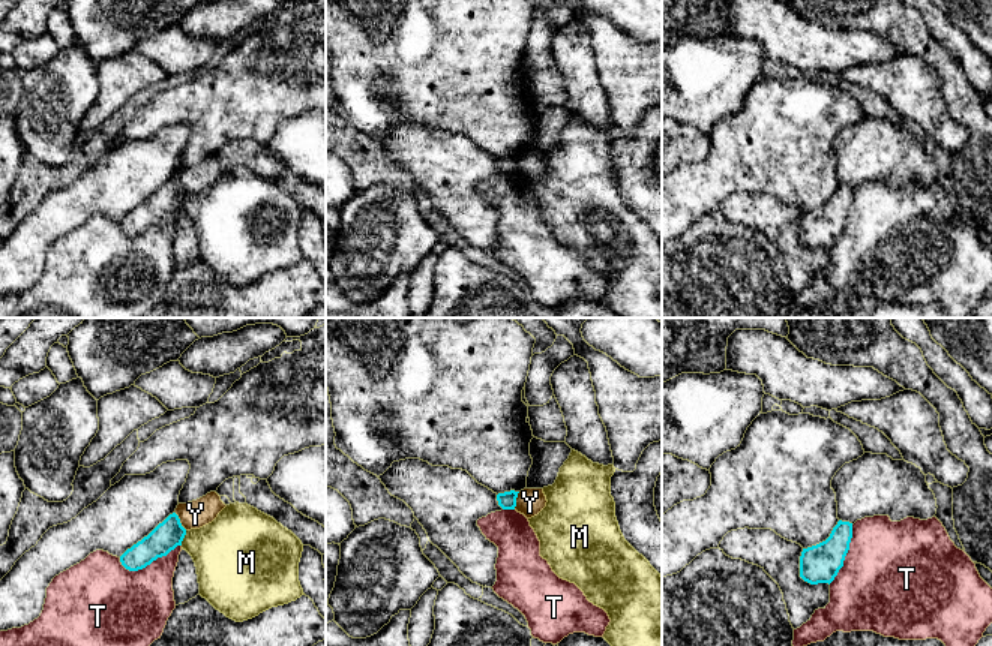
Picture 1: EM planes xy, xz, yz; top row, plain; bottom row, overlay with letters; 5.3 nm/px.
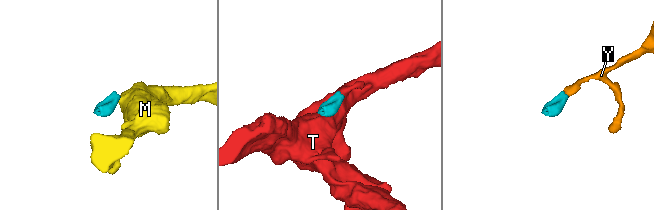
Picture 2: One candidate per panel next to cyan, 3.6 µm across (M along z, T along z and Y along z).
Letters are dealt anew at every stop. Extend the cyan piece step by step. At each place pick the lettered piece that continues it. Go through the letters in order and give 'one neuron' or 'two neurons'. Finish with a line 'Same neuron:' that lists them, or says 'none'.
M: two neurons
T: two neurons
Y: two neurons
Same neuron: none

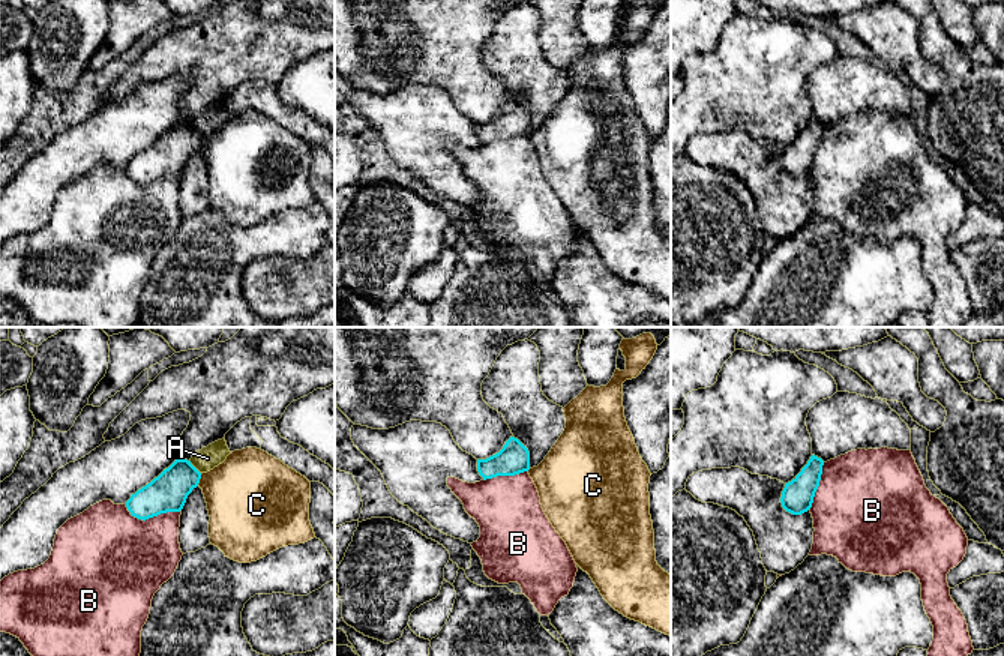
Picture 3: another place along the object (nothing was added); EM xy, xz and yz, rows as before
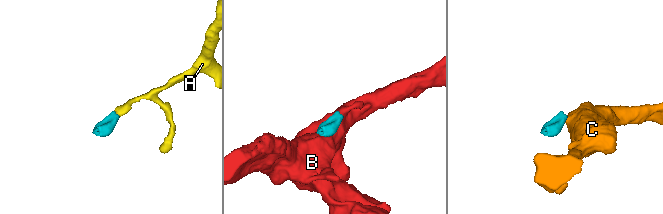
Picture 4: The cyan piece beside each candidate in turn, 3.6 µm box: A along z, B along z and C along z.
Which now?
A: two neurons
B: two neurons
C: two neurons
Same neuron: none

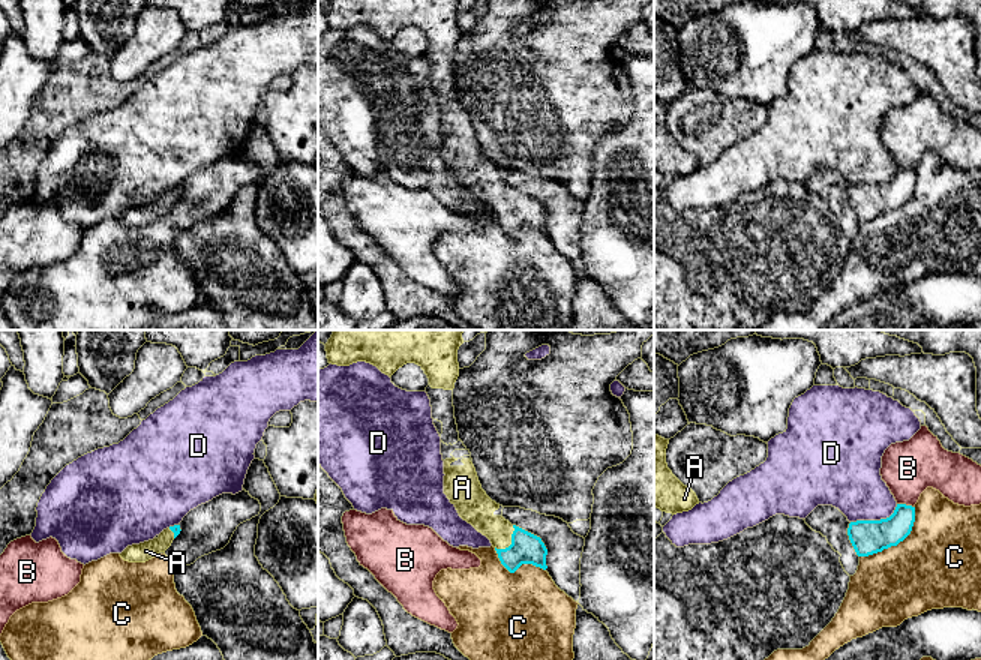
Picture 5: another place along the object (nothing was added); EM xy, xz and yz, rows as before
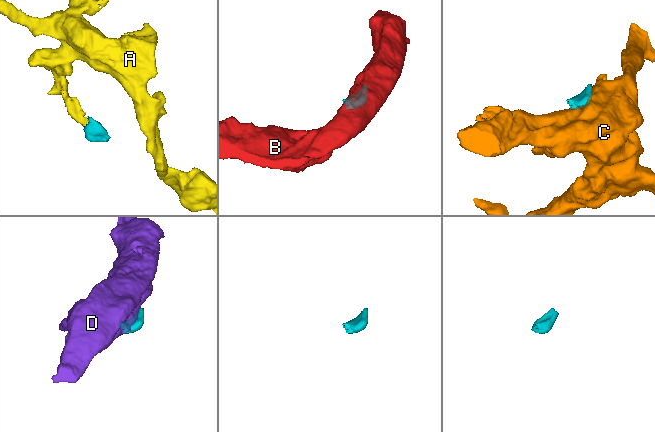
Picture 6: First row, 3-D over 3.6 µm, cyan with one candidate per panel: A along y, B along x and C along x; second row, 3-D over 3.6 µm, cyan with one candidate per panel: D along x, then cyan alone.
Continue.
A: one neuron
B: two neurons
C: two neurons
D: two neurons
Same neuron: A

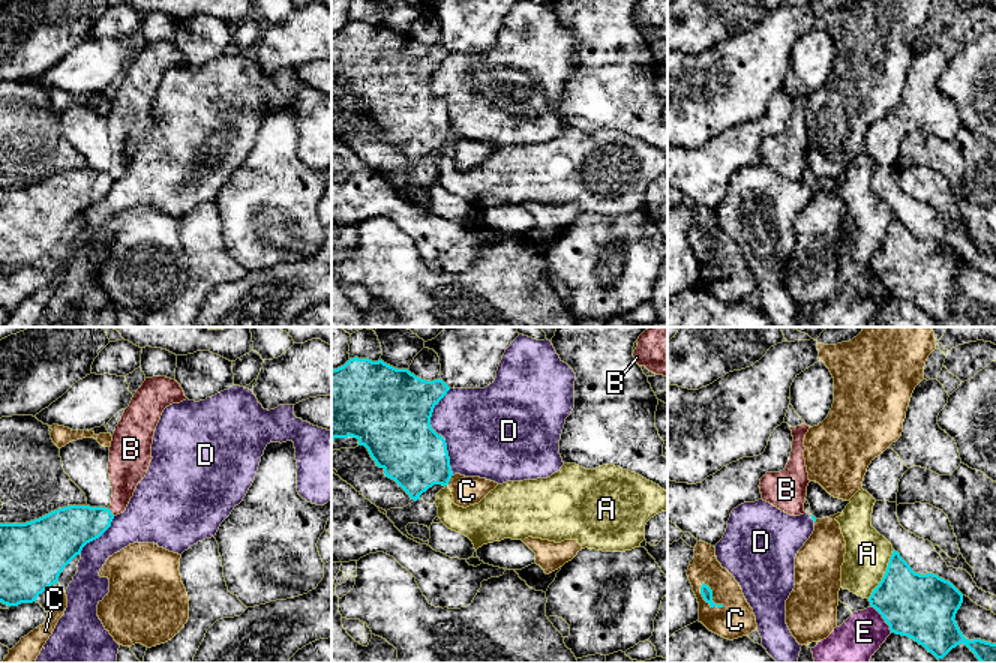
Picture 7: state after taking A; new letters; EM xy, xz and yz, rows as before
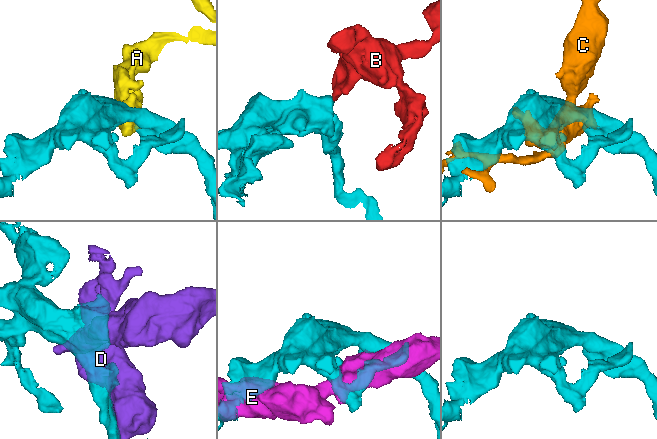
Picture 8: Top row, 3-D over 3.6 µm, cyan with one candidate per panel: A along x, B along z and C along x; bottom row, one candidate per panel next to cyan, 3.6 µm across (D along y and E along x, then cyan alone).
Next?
A: two neurons
B: two neurons
C: two neurons
D: two neurons
E: two neurons
Same neuron: none

